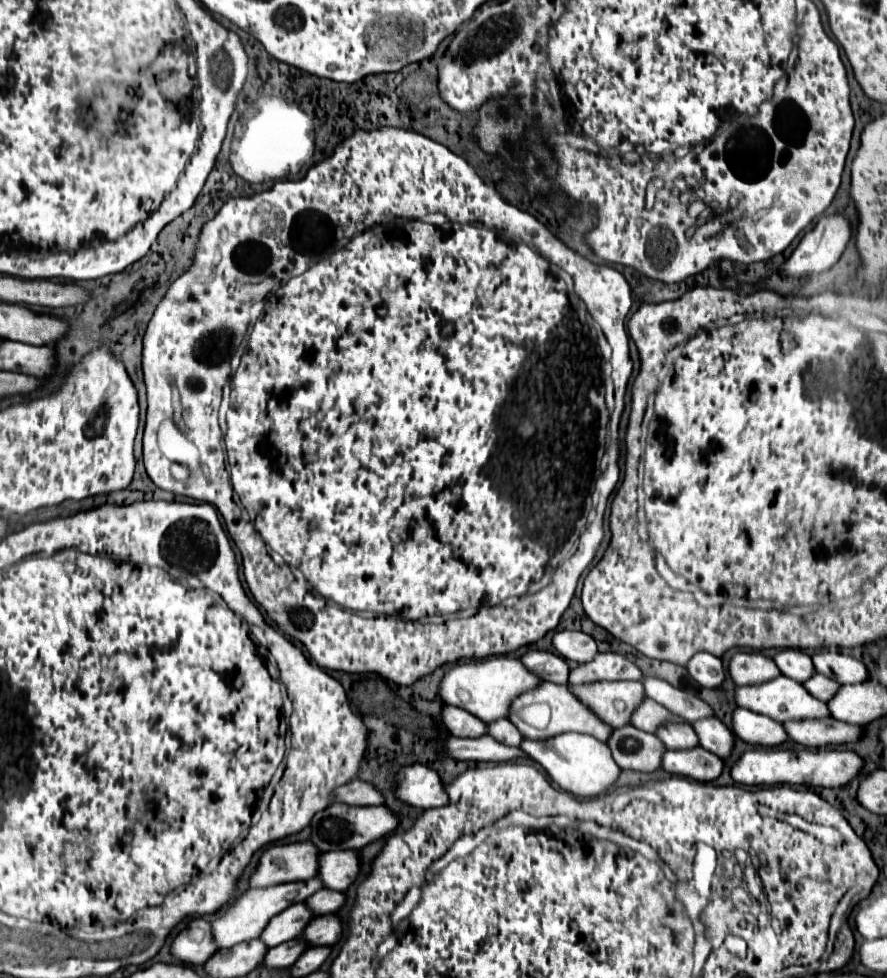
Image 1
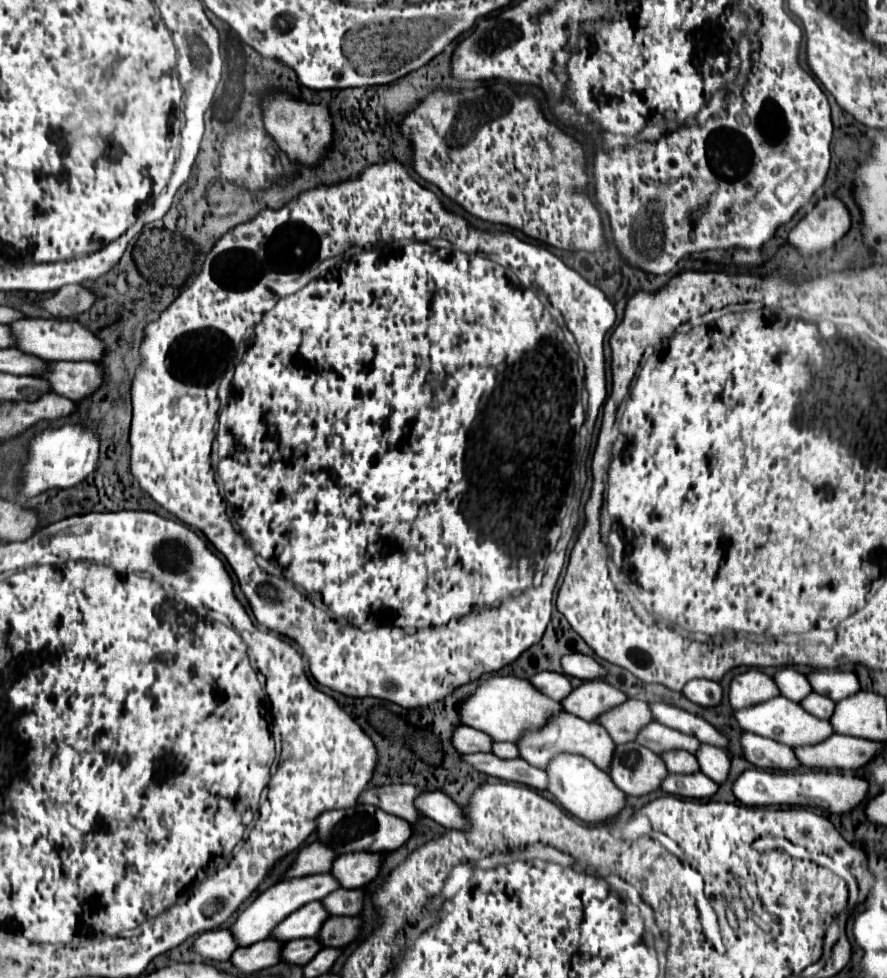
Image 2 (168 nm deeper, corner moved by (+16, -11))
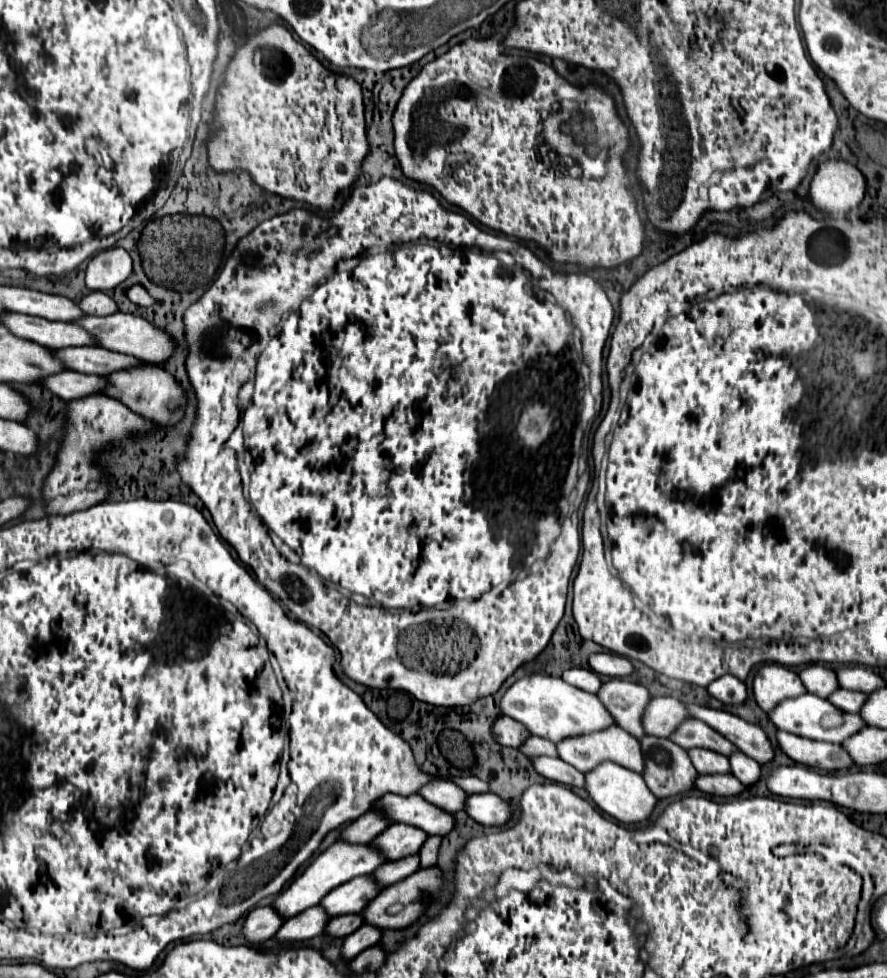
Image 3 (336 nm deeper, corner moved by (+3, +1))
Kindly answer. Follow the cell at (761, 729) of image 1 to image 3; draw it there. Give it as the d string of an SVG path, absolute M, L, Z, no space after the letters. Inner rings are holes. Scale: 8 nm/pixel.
M781 730L777 732L777 742L789 758L811 768L835 772L835 770L851 768L855 764L841 744L813 742L809 738L801 738L789 732L781 732Z

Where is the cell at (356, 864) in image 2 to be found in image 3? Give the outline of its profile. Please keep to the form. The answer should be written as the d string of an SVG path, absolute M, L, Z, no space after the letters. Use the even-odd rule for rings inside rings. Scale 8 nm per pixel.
M391 824L391 828L377 836L377 840L373 840L371 844L377 850L381 850L387 856L387 860L399 860L417 854L427 838L429 834L417 826Z

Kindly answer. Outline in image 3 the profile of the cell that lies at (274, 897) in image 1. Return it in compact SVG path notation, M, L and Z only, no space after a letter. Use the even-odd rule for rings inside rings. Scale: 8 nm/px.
M339 840L333 846L329 846L325 852L321 852L317 858L313 858L311 864L277 896L273 906L285 918L297 916L303 910L307 910L311 906L317 906L333 888L349 882L355 876L375 872L385 862L387 862L387 858L381 856L381 852L375 850L375 848L369 848L365 844L349 844L347 840Z

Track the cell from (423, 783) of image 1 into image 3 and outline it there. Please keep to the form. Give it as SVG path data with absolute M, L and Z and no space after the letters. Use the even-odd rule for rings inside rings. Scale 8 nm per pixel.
M493 792L471 794L467 798L465 812L483 826L505 826L513 816L511 804Z

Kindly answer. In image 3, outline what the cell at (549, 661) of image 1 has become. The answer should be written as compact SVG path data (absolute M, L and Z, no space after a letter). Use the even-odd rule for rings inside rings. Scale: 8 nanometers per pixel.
M569 668L563 672L563 680L573 684L575 688L581 688L585 692L591 692L591 694L597 694L599 688L601 688L601 678L597 672L593 670L583 670L583 668Z

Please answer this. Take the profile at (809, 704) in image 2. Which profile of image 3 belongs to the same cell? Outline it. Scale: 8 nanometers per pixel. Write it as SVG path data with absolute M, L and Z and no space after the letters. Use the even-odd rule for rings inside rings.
M835 690L831 696L829 696L829 702L837 708L841 708L843 712L853 712L857 714L861 710L861 706L867 702L867 694L863 692L851 692L851 690Z

